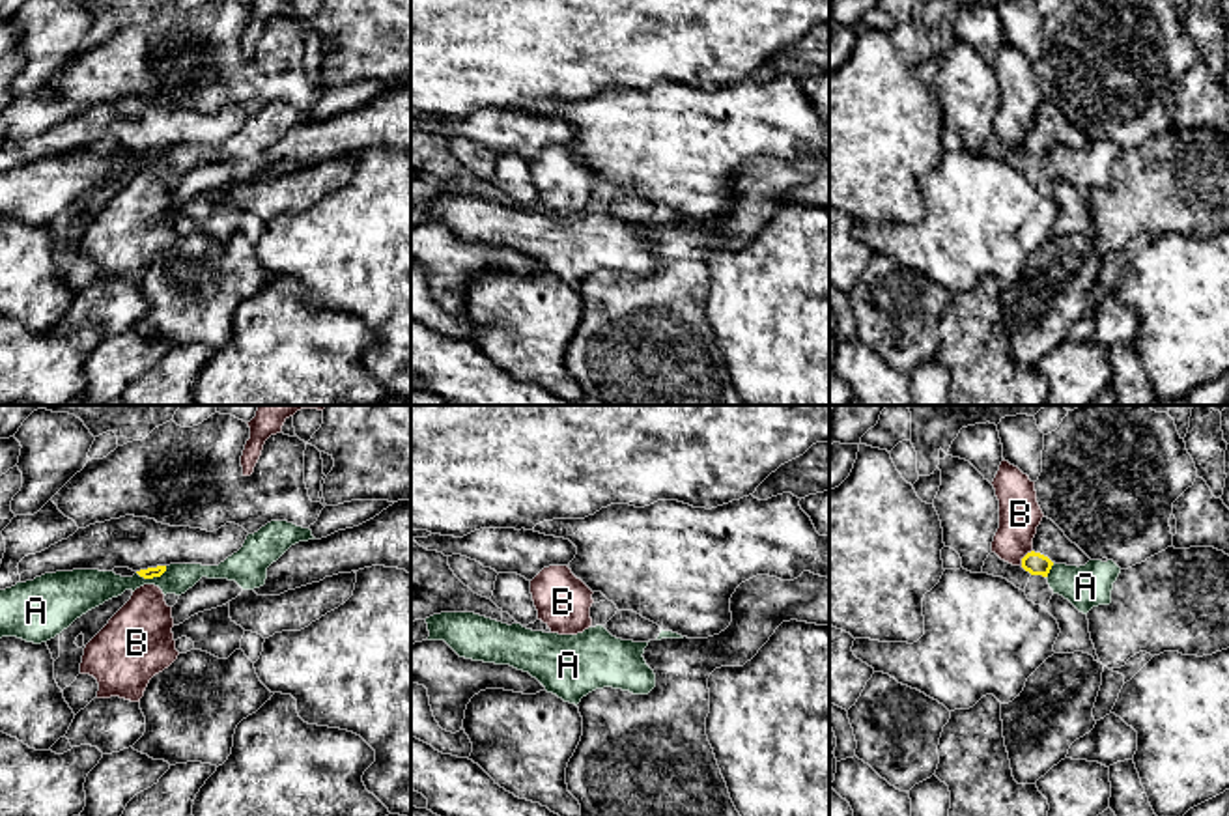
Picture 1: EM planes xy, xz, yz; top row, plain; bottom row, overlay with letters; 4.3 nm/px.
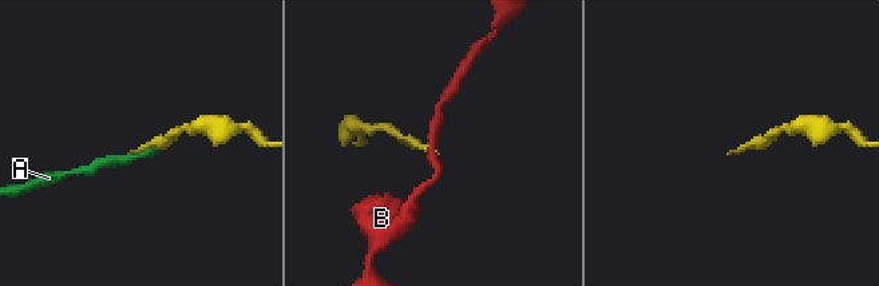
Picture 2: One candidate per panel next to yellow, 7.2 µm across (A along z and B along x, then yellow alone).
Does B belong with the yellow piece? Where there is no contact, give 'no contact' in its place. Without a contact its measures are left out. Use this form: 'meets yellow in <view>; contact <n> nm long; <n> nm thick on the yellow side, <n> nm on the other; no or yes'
meets yellow in yz; contact 90 nm long; 100 nm thick on the yellow side, 180 nm on the other; no

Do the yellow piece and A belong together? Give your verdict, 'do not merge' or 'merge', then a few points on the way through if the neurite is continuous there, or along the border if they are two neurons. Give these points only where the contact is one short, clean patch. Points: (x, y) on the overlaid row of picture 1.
do not merge; border xy (167, 566), (159, 576), (152, 577), (142, 577), (137, 572)

